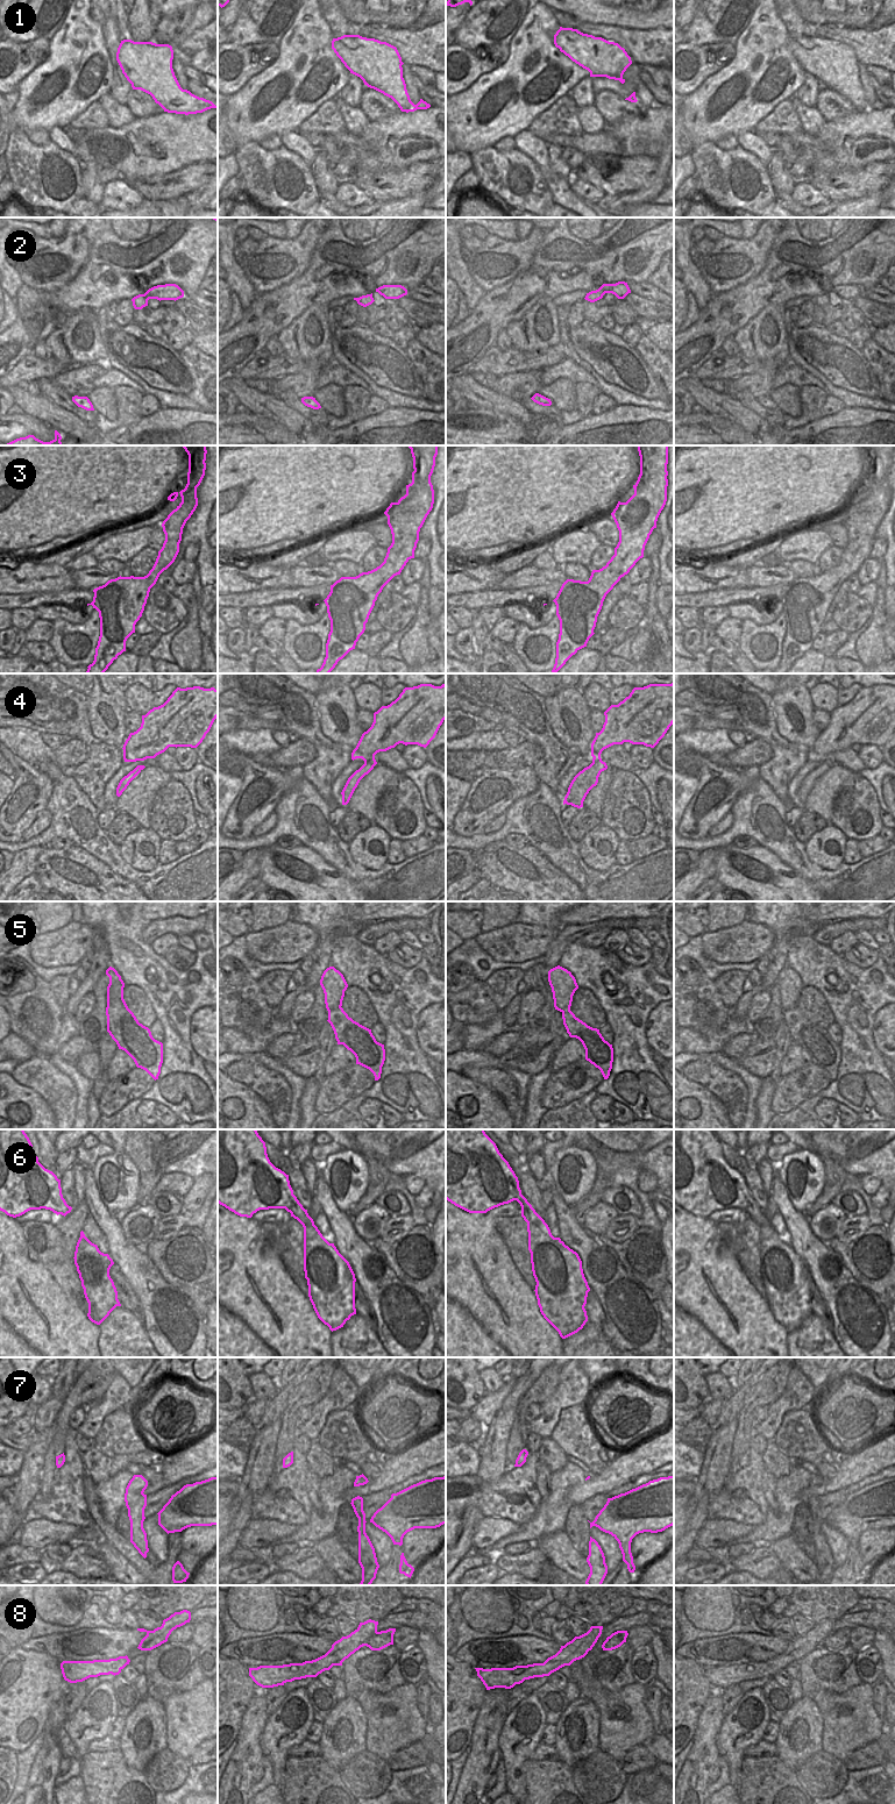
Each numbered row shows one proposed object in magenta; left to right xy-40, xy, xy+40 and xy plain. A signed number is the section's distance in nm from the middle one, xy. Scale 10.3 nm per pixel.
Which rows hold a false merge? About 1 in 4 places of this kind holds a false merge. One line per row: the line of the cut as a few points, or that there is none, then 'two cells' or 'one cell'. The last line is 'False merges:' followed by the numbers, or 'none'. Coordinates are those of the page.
1: no cut; one cell
2: no cut; one cell
3: no cut; one cell
4: no cut; one cell
5: cut in xy along (340, 1006), (327, 1010); two cells
6: no cut; one cell
7: no cut; one cell
8: no cut; one cell
False merges: 5

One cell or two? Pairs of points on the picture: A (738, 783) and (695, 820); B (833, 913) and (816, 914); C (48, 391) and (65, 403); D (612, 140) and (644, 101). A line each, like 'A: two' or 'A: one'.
A: one
B: one
C: one
D: two

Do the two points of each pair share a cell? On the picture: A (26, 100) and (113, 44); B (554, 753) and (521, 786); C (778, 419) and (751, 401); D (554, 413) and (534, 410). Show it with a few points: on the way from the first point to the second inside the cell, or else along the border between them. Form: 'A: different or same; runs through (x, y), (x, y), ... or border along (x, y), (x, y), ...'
A: different; border along (99, 22), (113, 75)
B: different; border along (531, 767), (539, 782)
C: same; runs through (771, 415), (758, 408)
D: same; runs through (549, 411), (539, 410)

